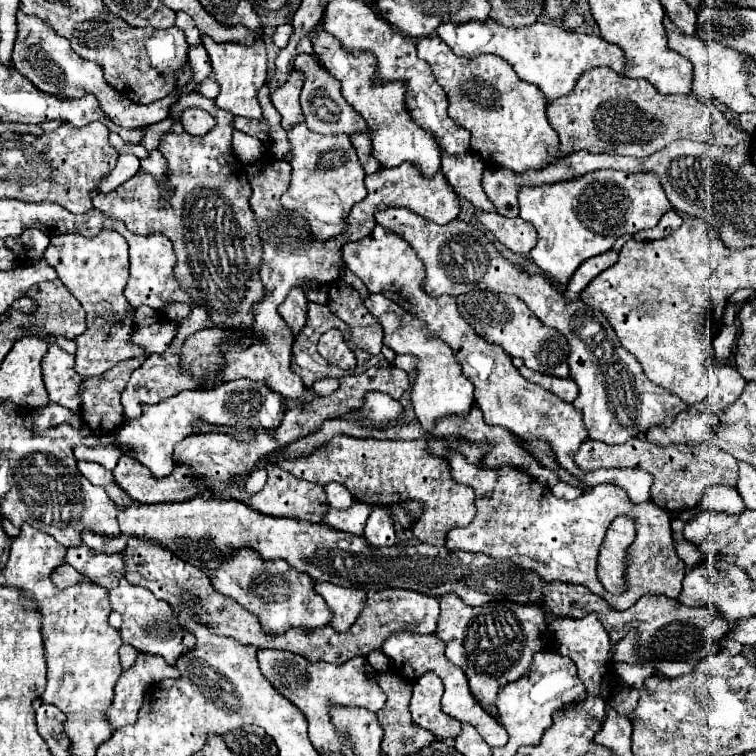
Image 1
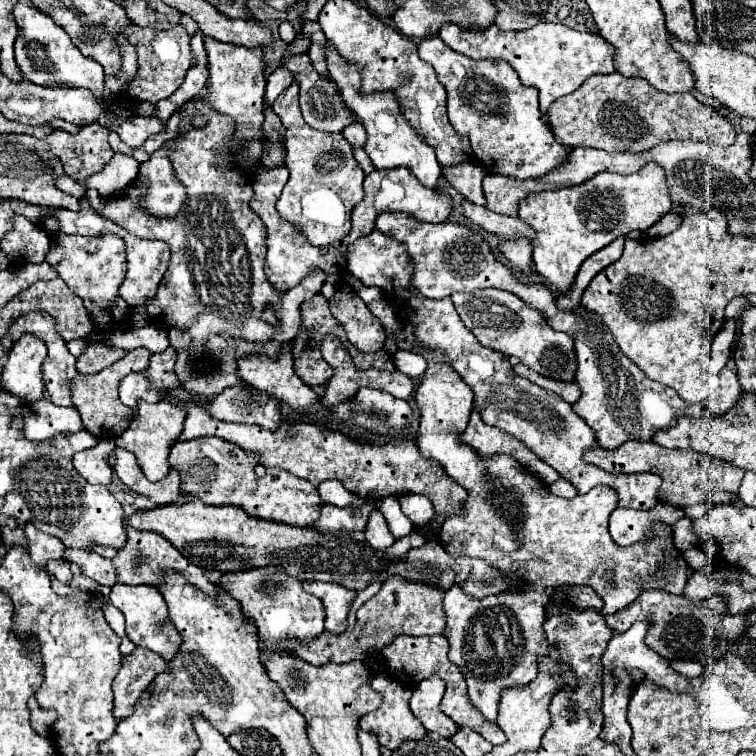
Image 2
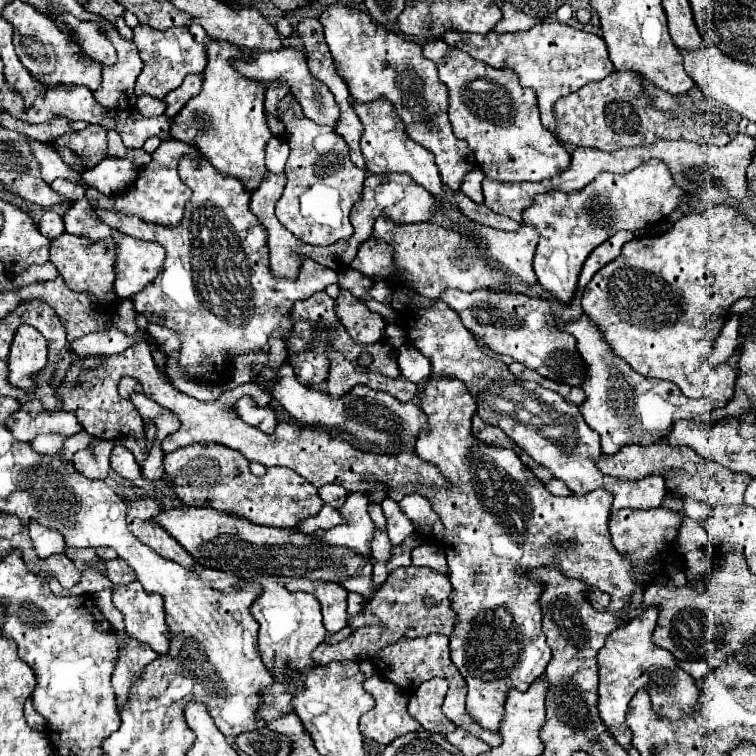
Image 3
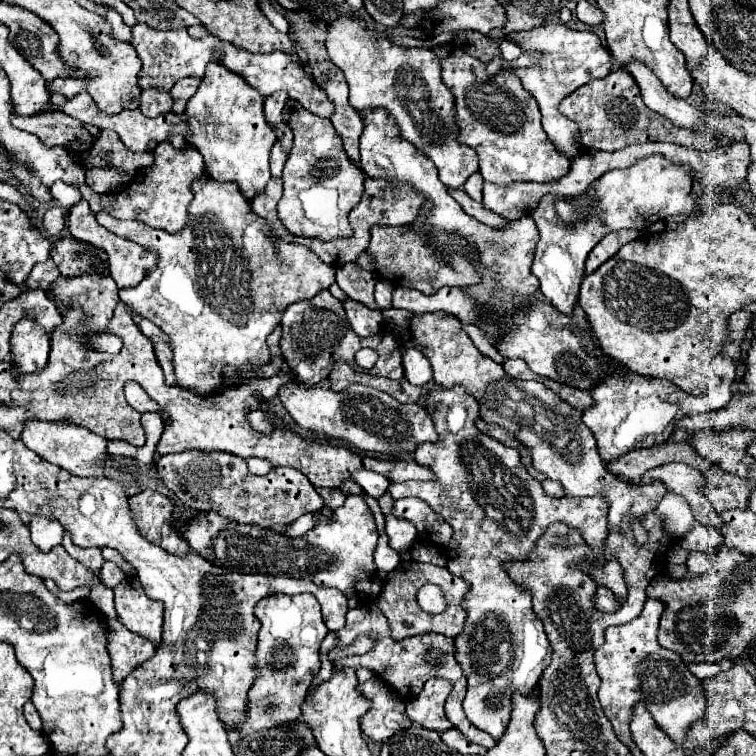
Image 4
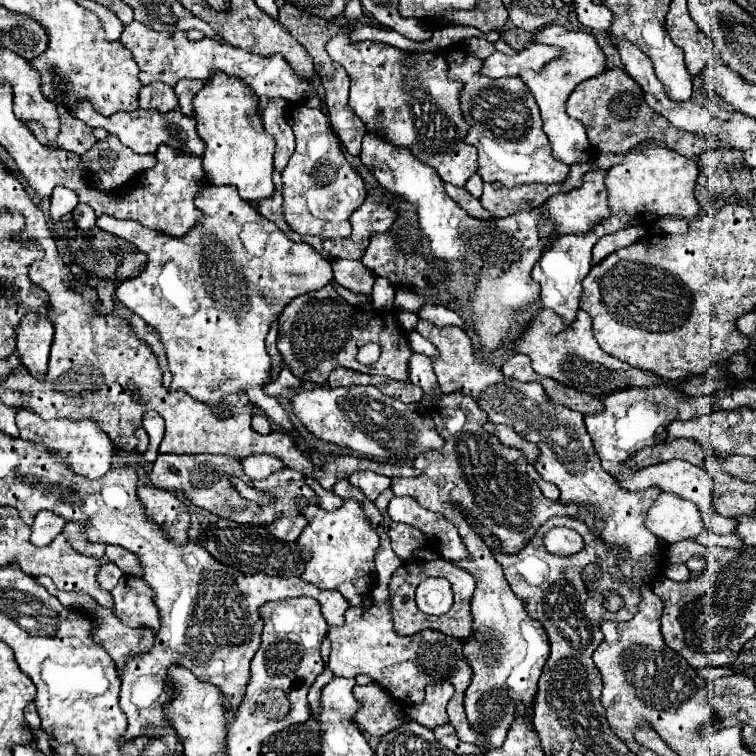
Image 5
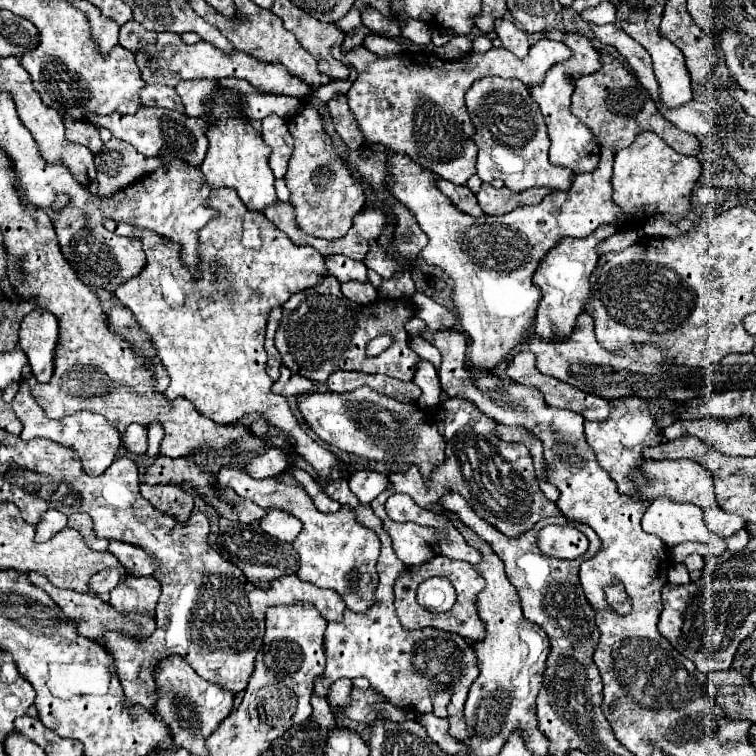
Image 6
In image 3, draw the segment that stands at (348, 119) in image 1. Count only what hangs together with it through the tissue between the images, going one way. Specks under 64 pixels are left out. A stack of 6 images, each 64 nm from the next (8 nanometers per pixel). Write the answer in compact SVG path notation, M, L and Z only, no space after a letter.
M282 48L282 50L276 50L276 52L258 52L258 54L248 56L248 60L244 60L244 58L234 58L232 66L234 66L242 76L246 76L248 80L254 80L254 82L258 82L258 84L264 84L266 88L268 88L270 84L274 84L274 86L278 86L278 84L280 84L280 86L288 86L290 92L292 92L292 96L300 102L304 114L306 114L310 120L314 120L316 124L328 124L328 126L334 126L334 124L336 124L338 114L340 114L338 104L334 102L334 96L332 96L332 92L326 88L326 84L318 82L318 80L310 74L310 70L308 70L308 66L306 66L306 58L304 58L304 54L302 54L300 50Z

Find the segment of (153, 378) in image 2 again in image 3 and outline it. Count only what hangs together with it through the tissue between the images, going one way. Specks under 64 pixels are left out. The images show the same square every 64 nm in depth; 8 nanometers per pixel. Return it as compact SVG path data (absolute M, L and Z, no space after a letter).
M124 378L124 380L120 382L120 386L118 386L118 392L120 392L120 396L122 396L122 398L126 398L126 400L130 398L130 394L132 394L134 390L142 392L140 384L138 384L136 380L132 380L132 378Z

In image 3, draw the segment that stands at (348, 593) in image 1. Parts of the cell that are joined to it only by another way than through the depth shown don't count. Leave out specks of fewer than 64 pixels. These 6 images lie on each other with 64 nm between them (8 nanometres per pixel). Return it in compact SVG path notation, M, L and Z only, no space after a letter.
M286 578L288 592L310 592L318 598L322 606L322 616L326 630L338 632L346 626L346 590L334 582L320 582L320 580L306 580L306 578Z

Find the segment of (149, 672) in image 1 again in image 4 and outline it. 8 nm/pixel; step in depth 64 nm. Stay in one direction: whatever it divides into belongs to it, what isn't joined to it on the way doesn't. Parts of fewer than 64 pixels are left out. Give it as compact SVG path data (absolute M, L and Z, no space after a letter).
M106 618L106 642L108 654L114 662L114 680L118 684L122 684L132 668L154 656L154 644L144 636L126 630L126 626L122 626L118 620Z

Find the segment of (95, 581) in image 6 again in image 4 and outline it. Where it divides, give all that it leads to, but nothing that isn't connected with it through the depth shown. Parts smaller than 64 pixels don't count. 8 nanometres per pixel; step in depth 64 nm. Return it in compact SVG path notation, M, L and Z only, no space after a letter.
M104 562L102 564L102 568L100 568L100 582L106 584L108 588L114 588L124 578L126 578L126 574L114 562Z

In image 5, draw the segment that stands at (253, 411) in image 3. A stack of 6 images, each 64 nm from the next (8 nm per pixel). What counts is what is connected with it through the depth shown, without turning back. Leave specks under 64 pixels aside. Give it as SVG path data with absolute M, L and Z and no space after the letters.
M256 414L256 416L252 416L252 428L258 432L258 434L270 434L270 422L268 422L268 418L266 416L262 416L262 414Z

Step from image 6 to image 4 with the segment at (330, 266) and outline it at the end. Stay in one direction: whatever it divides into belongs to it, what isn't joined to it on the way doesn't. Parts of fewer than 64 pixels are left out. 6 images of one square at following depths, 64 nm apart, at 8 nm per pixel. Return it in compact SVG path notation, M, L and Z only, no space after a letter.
M356 262L336 268L336 284L354 300L360 300L368 308L374 308L374 280L376 274L360 268Z

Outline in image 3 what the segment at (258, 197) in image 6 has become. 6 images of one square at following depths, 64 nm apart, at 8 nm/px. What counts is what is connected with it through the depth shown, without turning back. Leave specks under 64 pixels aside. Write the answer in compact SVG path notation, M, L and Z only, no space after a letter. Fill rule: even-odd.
M220 42L208 44L208 64L204 70L204 84L198 96L190 98L182 112L172 122L172 136L190 146L196 146L200 154L222 176L234 176L242 180L248 192L254 192L266 178L264 164L266 144L274 138L268 128L264 112L264 86L244 78L230 66L232 58L244 58L240 48L220 48ZM206 116L206 120L196 120Z

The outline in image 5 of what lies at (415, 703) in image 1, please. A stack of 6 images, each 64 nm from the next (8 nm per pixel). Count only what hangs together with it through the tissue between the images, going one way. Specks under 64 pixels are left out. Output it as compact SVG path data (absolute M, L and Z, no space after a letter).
M448 682L442 684L430 684L426 686L426 700L420 706L410 706L406 708L406 714L410 716L410 720L416 720L422 726L438 726L438 724L446 724L448 716L446 716L446 704L452 698L454 688Z

